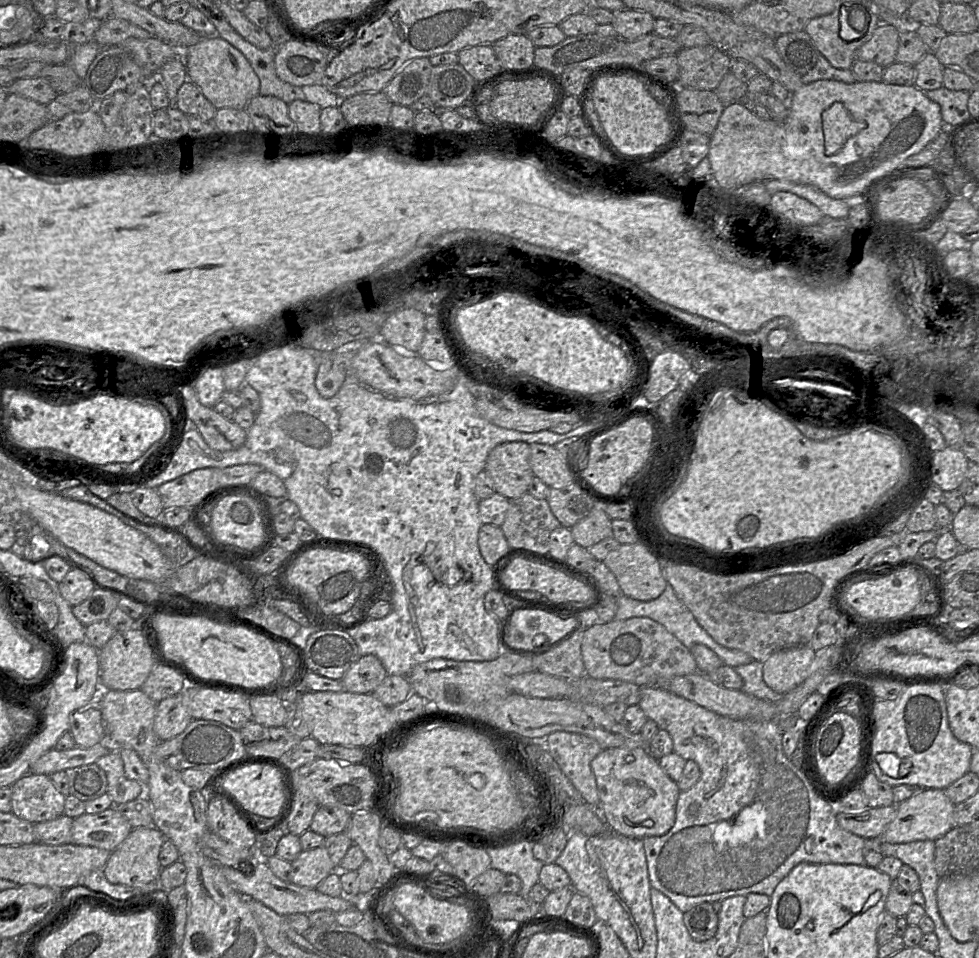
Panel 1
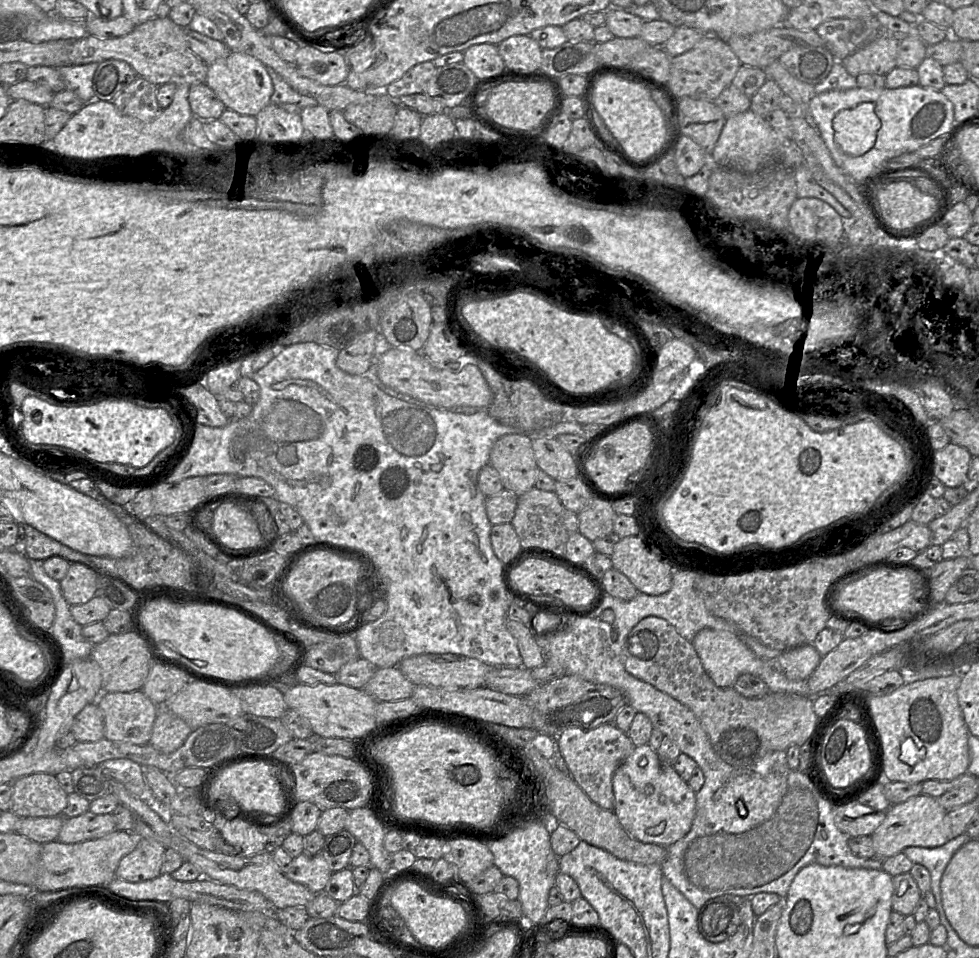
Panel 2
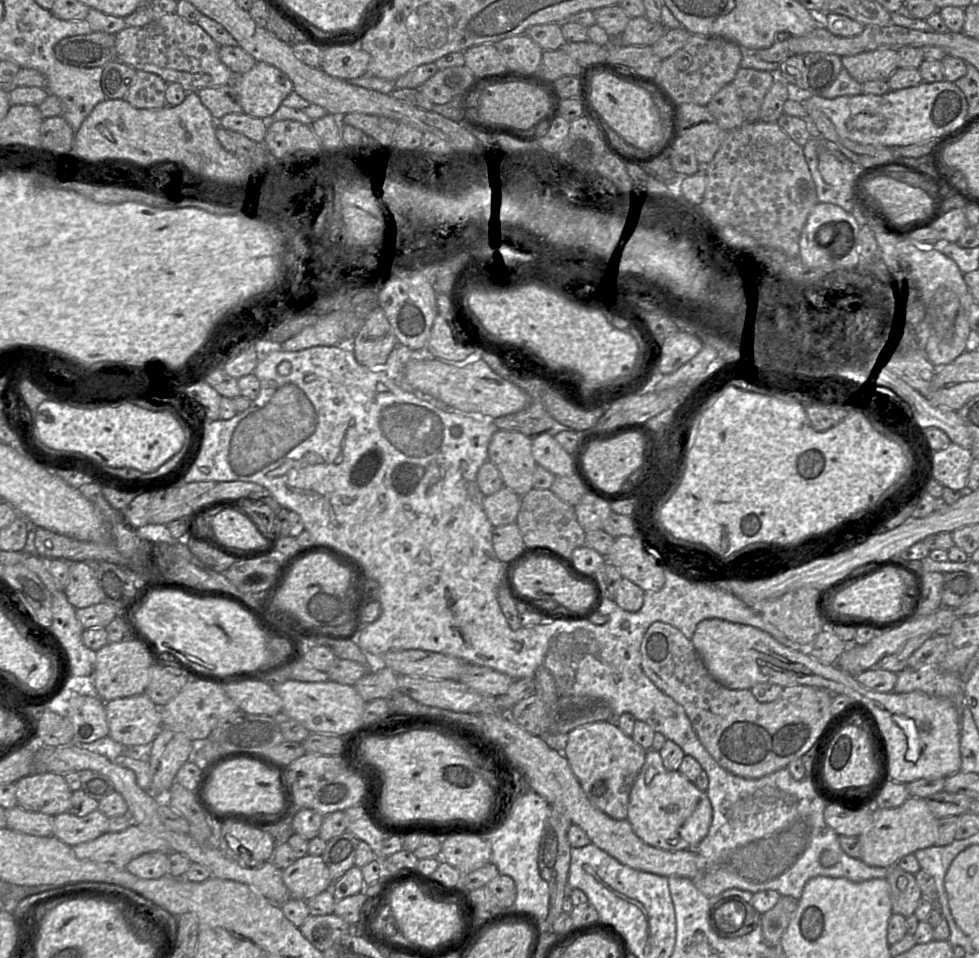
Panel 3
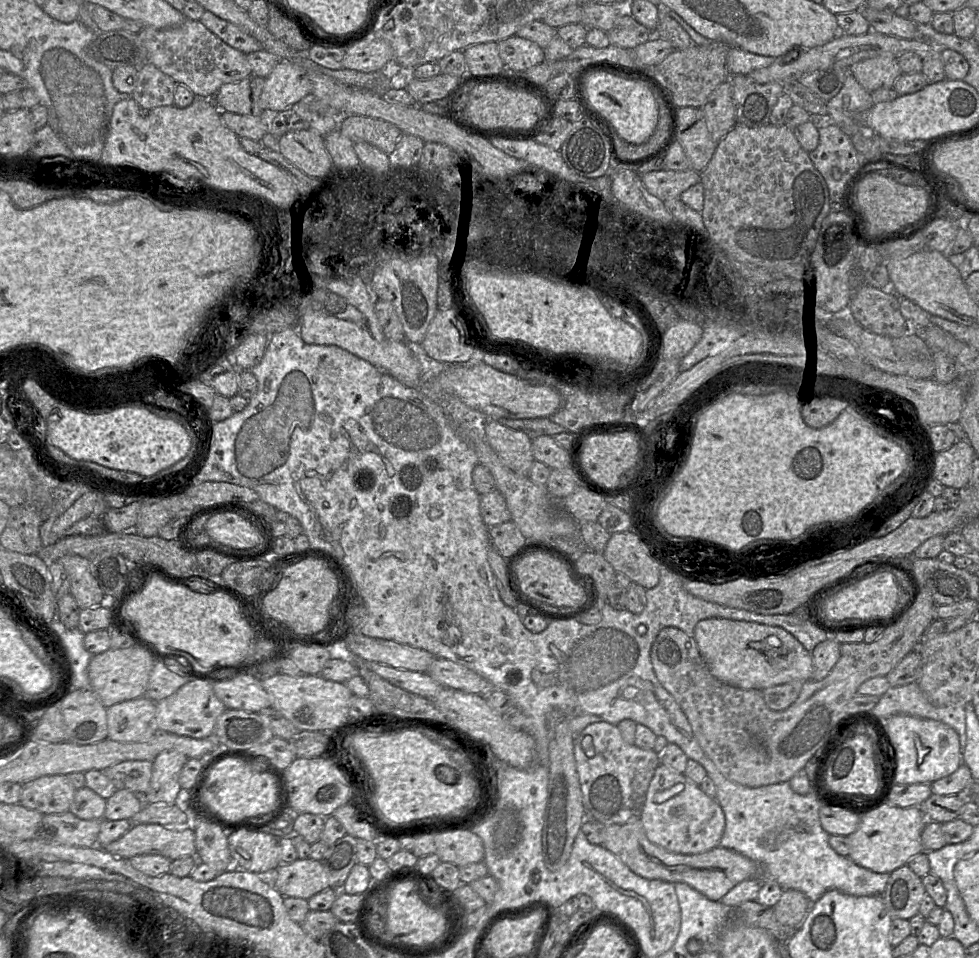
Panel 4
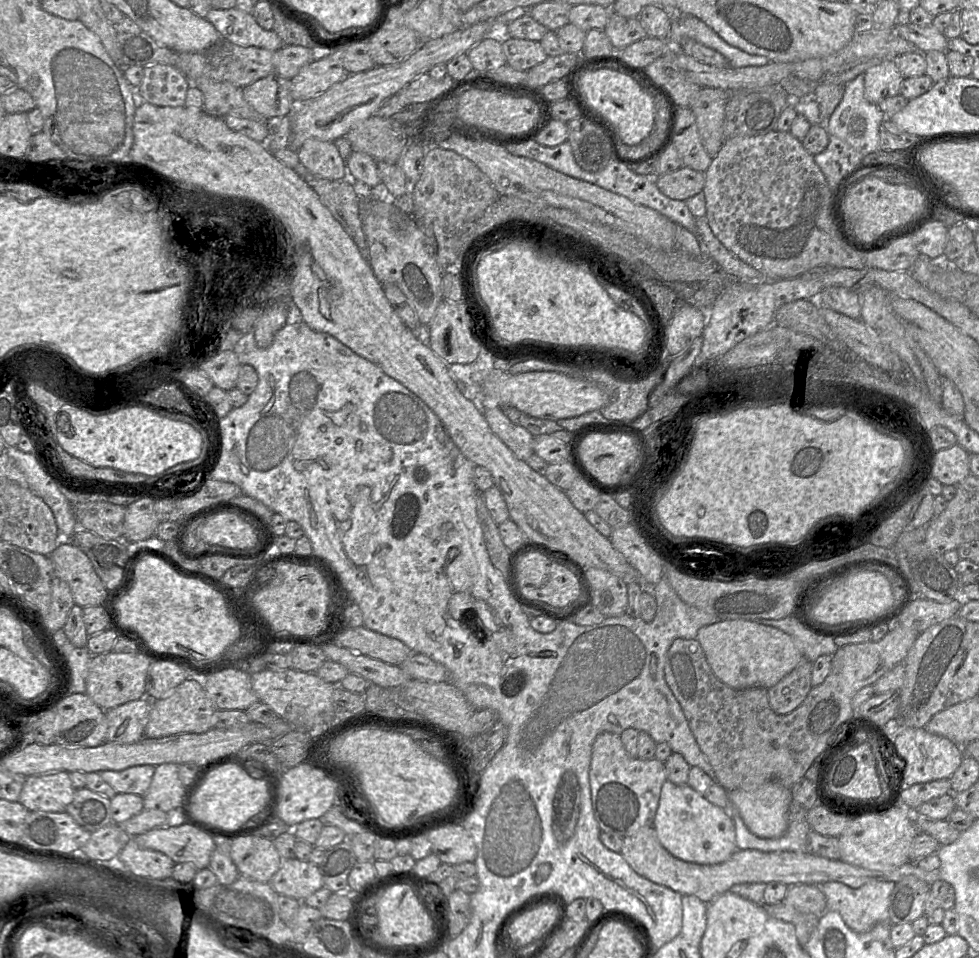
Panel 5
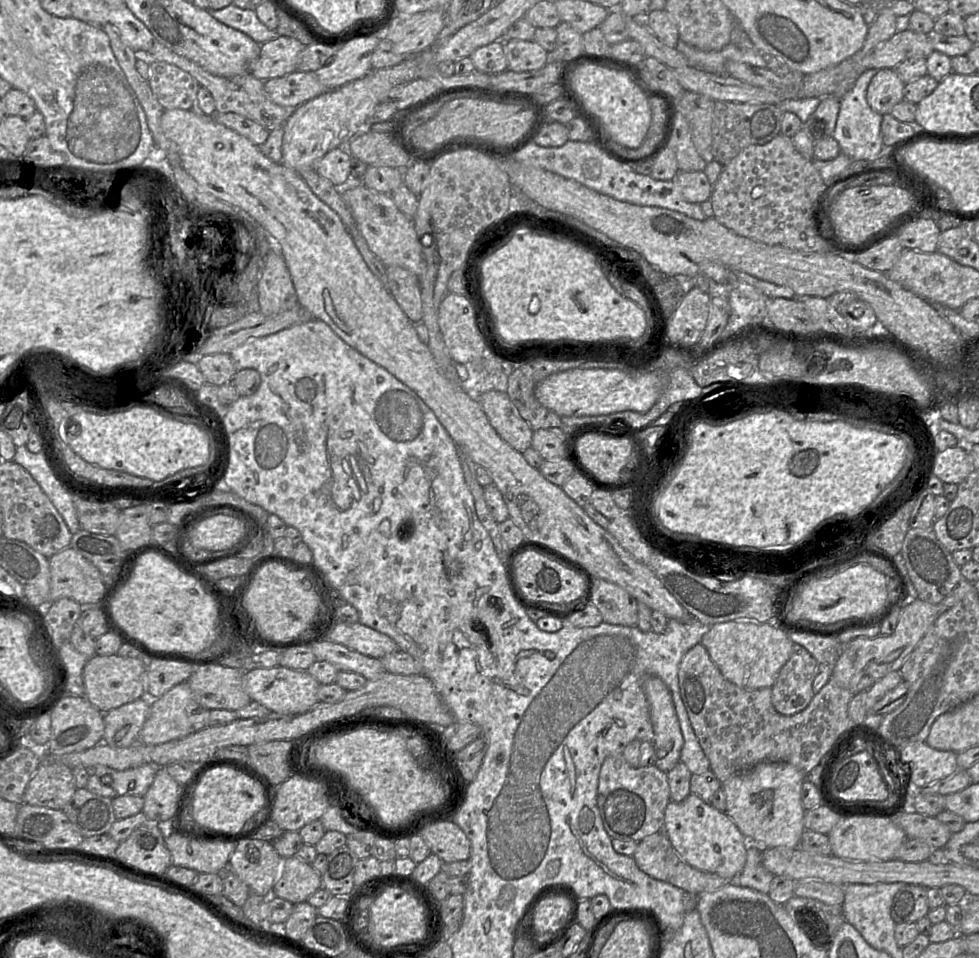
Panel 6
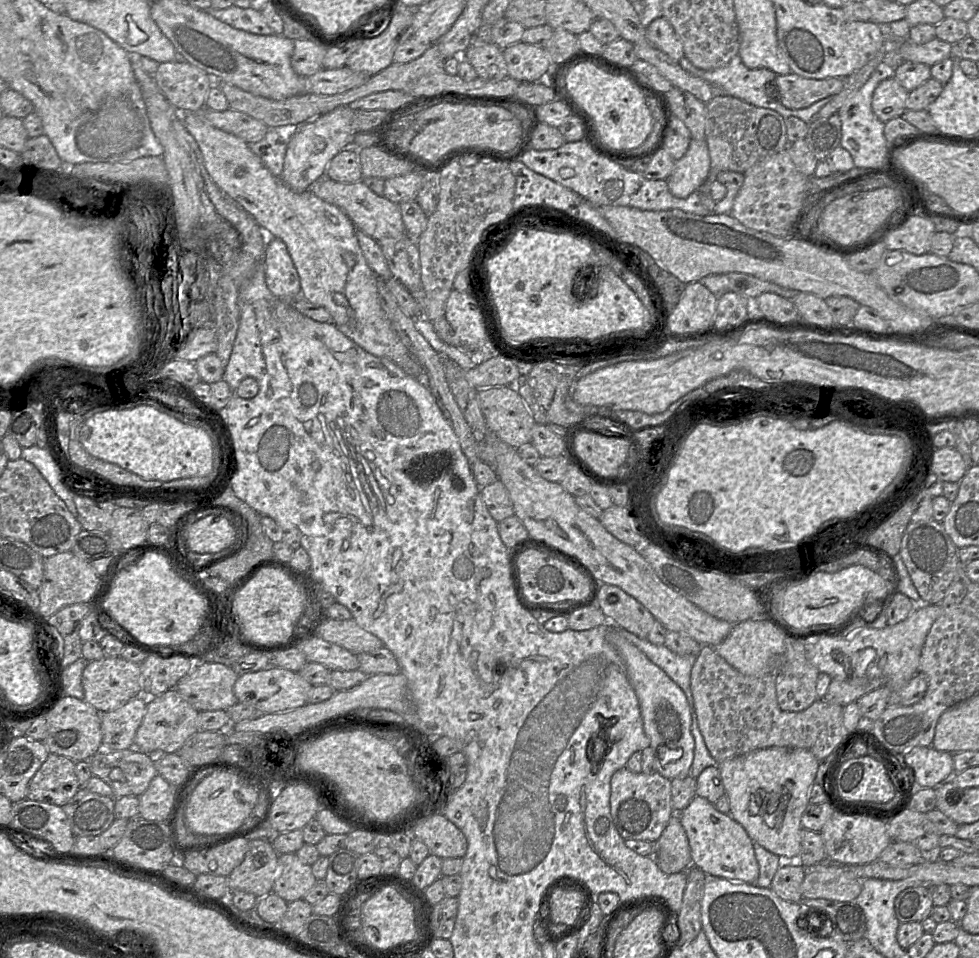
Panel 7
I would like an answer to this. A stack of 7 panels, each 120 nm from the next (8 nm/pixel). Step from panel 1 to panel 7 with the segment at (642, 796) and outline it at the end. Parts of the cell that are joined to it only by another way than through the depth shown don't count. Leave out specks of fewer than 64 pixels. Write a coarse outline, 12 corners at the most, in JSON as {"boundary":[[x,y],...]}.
{"boundary":[[698,795],[678,814],[694,866],[755,884],[753,841]]}

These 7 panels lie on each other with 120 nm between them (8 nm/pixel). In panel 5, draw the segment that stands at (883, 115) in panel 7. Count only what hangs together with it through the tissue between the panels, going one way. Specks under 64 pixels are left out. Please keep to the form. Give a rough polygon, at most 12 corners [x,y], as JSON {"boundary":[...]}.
{"boundary":[[895,60],[864,72],[865,98],[878,104],[900,94]]}

